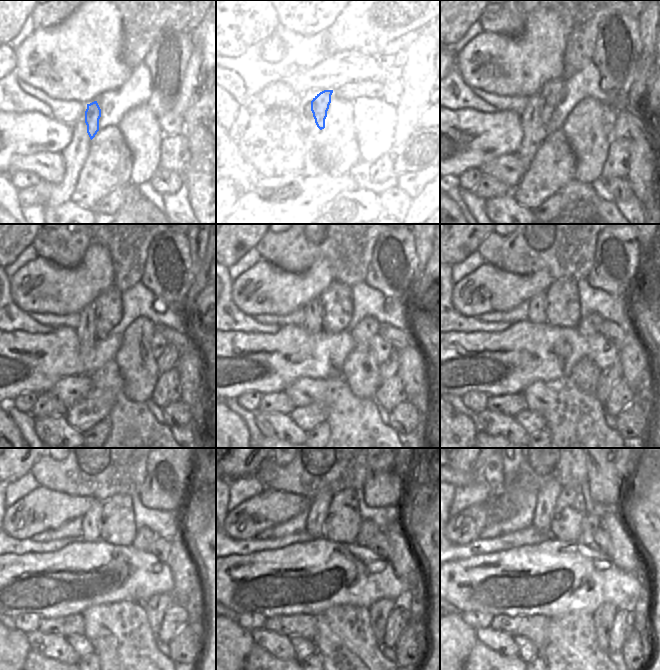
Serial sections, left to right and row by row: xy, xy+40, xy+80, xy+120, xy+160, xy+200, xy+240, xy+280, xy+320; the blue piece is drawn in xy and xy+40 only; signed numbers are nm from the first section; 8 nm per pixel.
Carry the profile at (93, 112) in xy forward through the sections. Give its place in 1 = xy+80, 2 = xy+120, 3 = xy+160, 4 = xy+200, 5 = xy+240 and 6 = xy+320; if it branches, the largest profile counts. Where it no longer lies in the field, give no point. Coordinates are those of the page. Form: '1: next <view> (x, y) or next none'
1: next xy+80 (553, 91)
2: next xy+120 (108, 310)
3: next xy+160 (336, 302)
4: next xy+200 (562, 308)
5: next xy+240 (117, 526)
6: next xy+320 (566, 518)

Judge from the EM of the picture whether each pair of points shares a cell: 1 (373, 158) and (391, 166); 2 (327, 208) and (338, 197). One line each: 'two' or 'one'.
1: two
2: one

